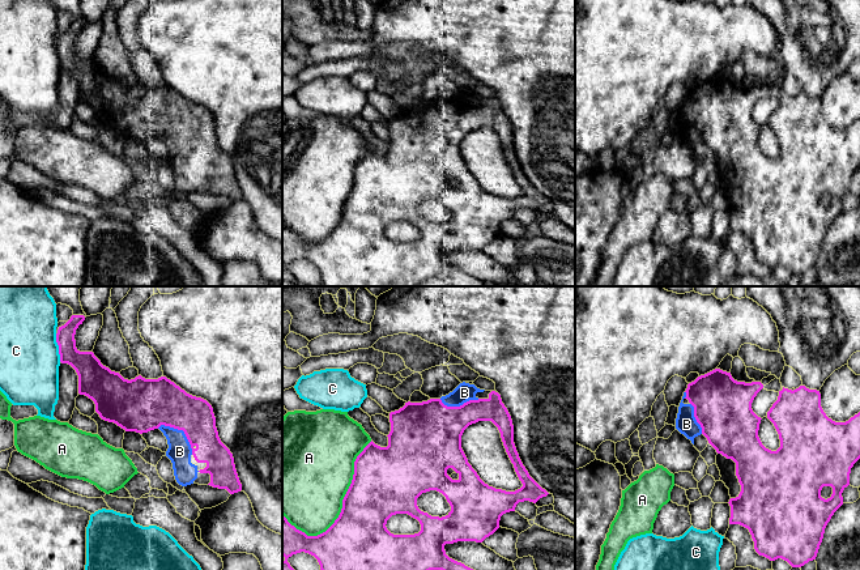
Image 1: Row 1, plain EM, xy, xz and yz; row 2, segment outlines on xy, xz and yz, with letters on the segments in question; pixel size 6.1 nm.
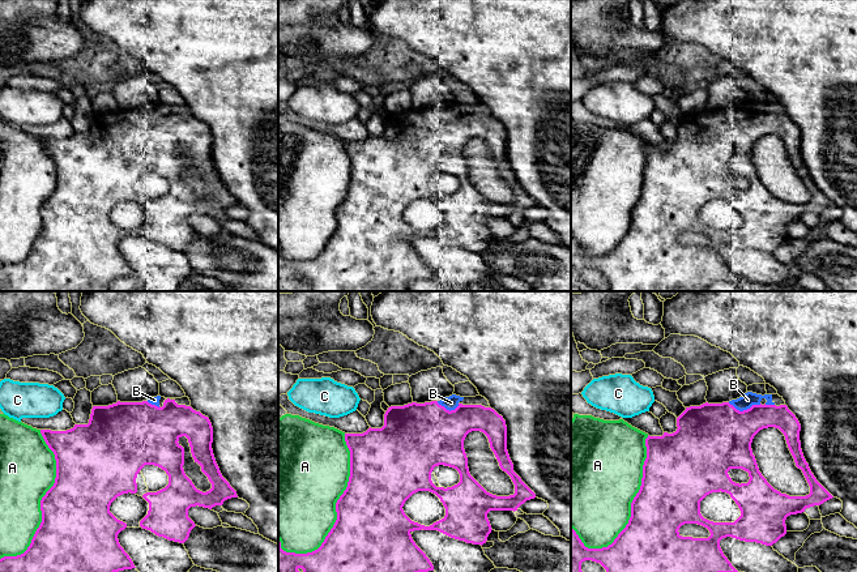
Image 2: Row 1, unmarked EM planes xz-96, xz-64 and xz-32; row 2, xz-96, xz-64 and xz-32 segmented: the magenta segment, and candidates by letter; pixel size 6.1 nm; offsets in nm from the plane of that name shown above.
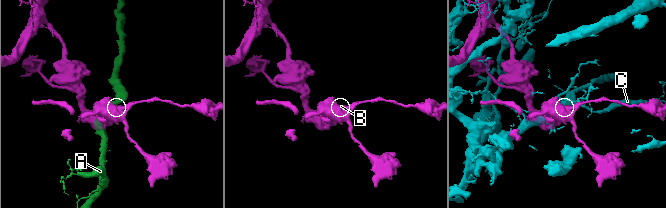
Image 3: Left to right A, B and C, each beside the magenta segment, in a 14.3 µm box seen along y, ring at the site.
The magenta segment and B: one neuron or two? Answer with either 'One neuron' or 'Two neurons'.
One neuron

